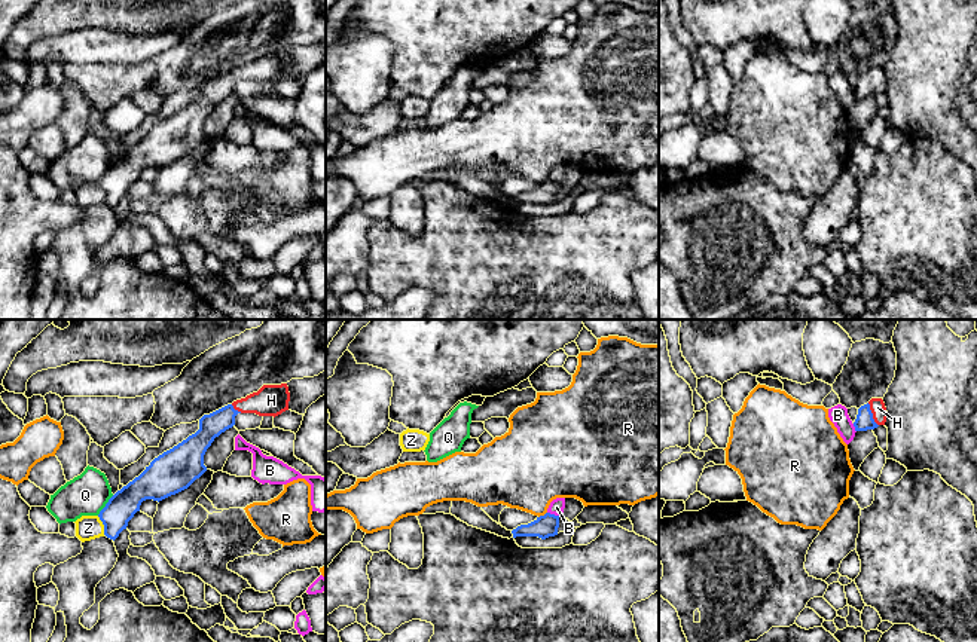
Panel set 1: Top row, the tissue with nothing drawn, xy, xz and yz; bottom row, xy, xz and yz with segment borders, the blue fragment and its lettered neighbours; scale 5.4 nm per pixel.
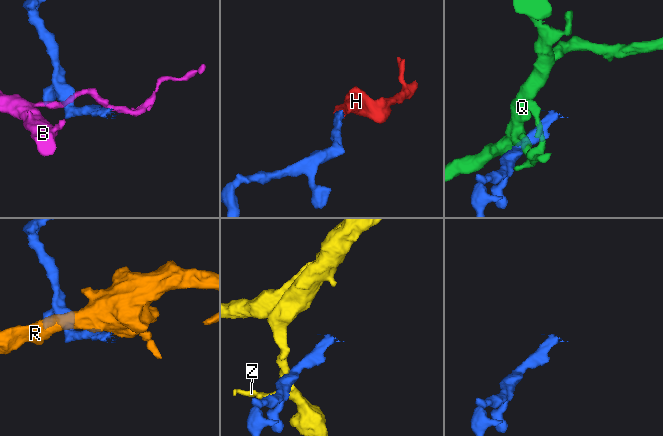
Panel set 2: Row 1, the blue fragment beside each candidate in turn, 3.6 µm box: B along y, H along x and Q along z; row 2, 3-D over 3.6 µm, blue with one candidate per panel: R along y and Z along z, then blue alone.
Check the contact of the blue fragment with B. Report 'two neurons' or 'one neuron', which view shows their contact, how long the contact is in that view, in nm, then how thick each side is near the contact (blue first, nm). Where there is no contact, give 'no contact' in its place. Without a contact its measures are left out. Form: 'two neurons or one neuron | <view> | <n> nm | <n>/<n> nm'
two neurons | xz | 80 nm | 120/80 nm

